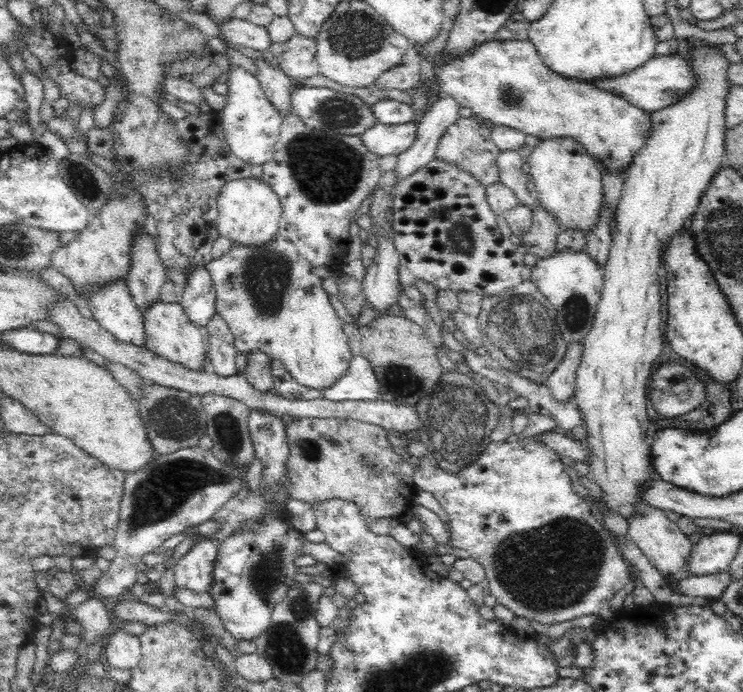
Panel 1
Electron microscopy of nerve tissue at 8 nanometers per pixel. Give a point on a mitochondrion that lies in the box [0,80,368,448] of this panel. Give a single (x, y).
(327, 172)

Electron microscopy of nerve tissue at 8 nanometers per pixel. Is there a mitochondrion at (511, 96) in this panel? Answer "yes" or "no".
yes

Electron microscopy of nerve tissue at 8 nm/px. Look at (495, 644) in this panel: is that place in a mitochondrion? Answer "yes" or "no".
no

